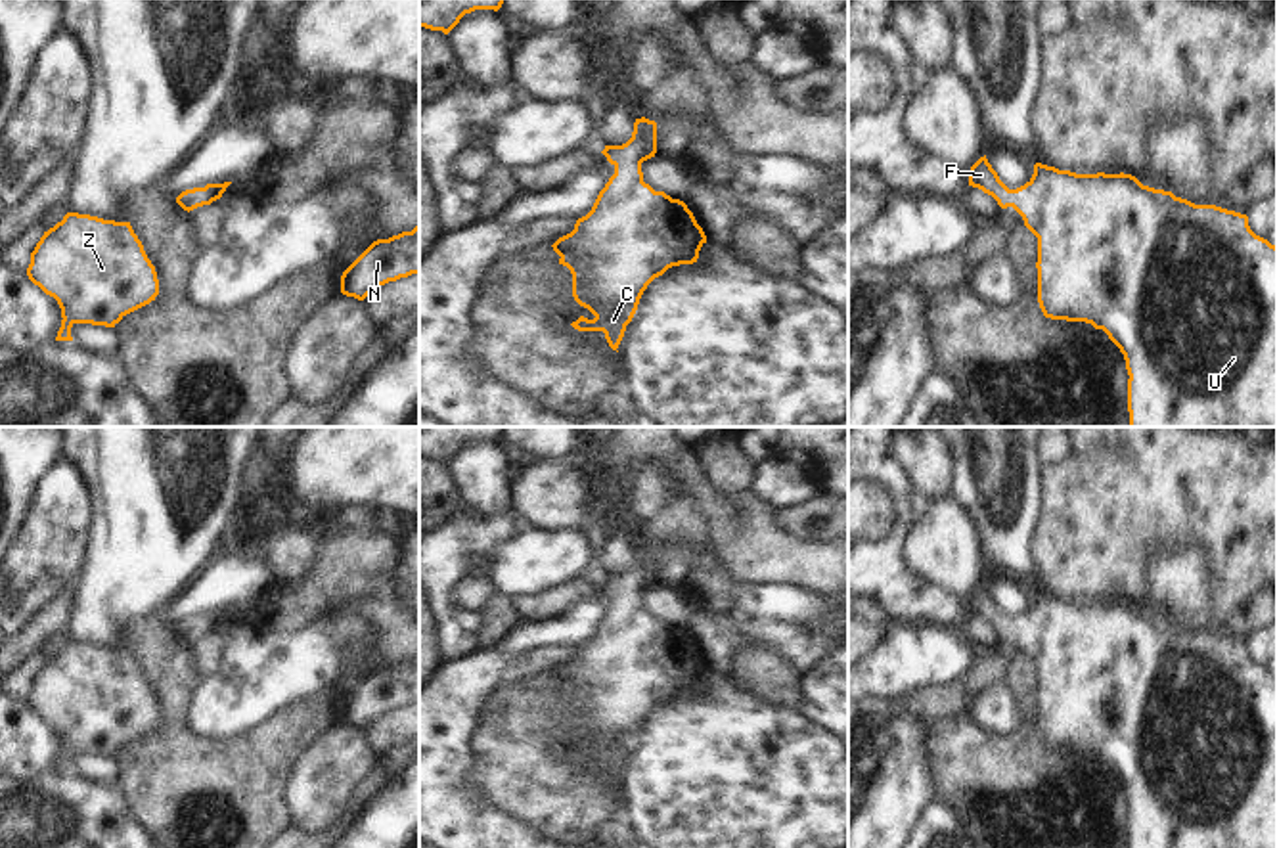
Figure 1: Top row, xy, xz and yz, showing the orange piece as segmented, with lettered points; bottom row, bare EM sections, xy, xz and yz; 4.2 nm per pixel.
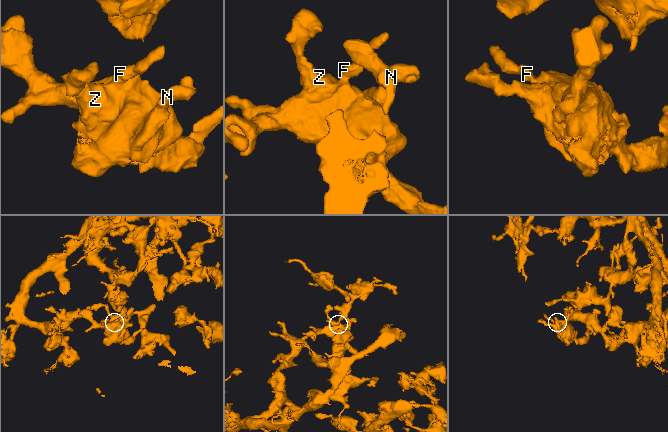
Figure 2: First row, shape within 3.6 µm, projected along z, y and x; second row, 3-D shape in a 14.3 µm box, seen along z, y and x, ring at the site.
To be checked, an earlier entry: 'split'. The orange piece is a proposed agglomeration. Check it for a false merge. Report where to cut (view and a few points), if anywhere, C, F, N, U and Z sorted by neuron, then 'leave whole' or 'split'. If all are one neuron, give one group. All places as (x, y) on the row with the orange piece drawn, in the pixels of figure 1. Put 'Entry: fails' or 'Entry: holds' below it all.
cut none; groups C F N U Z; leave whole
Entry: fails

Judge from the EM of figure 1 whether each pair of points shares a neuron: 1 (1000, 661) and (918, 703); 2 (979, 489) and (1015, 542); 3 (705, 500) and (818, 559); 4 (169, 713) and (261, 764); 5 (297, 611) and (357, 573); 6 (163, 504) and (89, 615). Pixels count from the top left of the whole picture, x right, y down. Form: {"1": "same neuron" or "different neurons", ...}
{"1": "same neuron", "2": "same neuron", "3": "same neuron", "4": "same neuron", "5": "same neuron", "6": "same neuron"}

